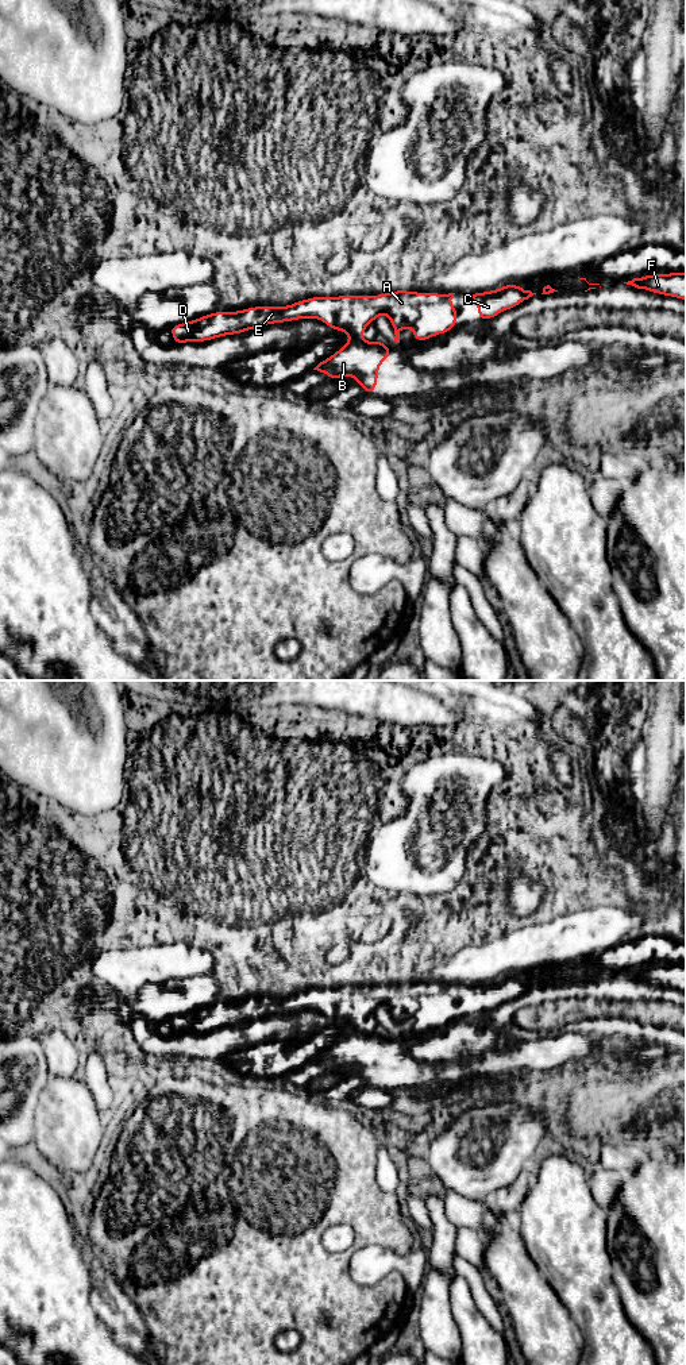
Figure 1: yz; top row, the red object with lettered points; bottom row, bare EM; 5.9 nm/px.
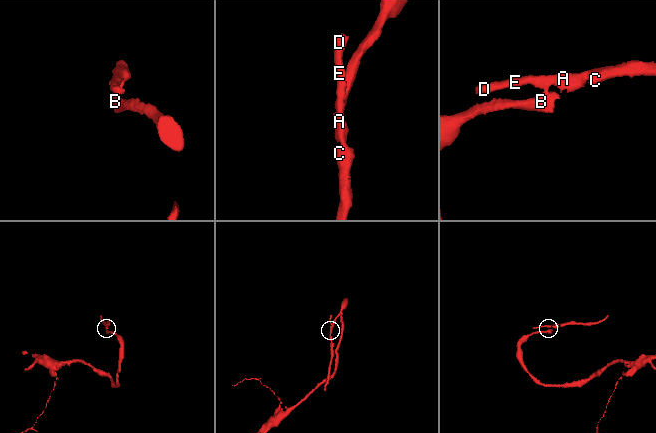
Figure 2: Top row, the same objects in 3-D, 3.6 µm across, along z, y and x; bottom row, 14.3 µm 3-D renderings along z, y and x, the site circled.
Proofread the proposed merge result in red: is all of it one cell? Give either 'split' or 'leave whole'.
split

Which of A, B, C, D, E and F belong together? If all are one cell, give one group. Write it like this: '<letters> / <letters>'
A C D E F / B

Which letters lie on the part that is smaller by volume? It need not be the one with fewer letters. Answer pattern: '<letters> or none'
A, C, D, E, F

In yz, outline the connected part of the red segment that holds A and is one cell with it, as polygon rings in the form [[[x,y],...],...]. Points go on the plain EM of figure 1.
[[[393,982],[379,987],[313,987],[289,998],[262,996],[235,1003],[217,1002],[167,1021],[176,1036],[184,1036],[236,1026],[267,1015],[313,1009],[324,1013],[331,1021],[348,1023],[351,1029],[361,1030],[365,1019],[386,1005],[394,1021],[396,1034],[400,1034],[400,1023],[409,1017],[413,1018],[413,1033],[423,1033],[438,1025],[448,1025],[456,1018],[459,1003],[450,994],[454,986]]]

